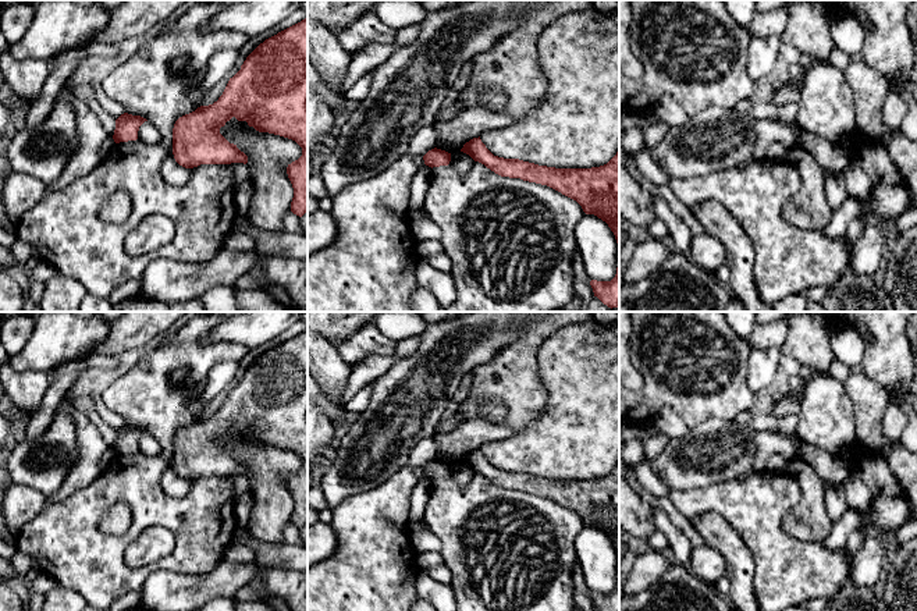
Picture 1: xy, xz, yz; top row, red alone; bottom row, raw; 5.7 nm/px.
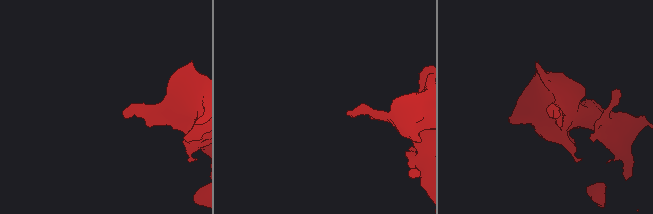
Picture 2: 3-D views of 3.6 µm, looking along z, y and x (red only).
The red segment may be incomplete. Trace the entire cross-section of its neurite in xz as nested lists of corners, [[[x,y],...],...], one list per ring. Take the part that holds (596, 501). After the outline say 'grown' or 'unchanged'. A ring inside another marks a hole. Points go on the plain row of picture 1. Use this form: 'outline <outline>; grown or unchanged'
outline [[[480,448],[466,454],[461,463],[501,489],[547,497],[576,512],[586,526],[594,526],[608,536],[619,560],[619,459],[607,476],[591,480],[555,480],[498,469]]]; unchanged

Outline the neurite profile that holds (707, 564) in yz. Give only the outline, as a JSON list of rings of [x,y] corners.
[[[707,544],[693,547],[689,560],[690,571],[704,582],[714,585],[725,572],[725,558]]]

